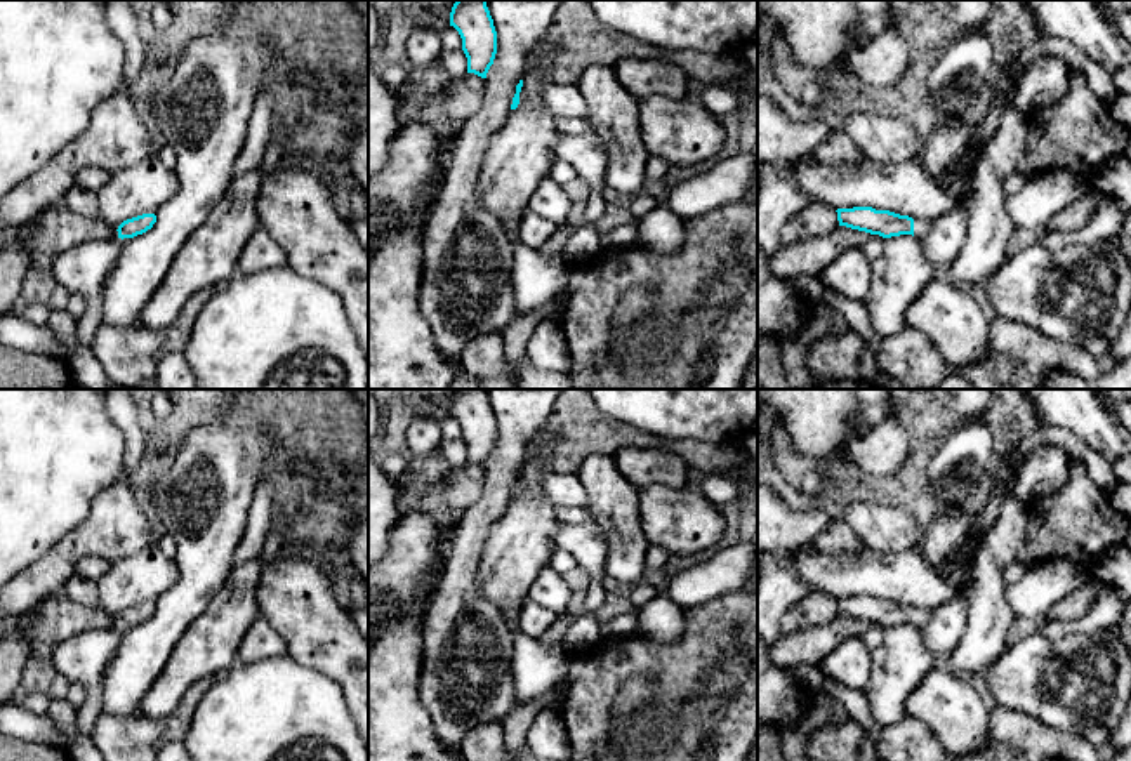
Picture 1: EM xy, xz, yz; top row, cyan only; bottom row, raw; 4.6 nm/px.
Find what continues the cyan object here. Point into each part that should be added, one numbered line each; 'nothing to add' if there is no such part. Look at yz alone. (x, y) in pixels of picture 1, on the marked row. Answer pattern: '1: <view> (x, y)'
1: yz (921, 228)

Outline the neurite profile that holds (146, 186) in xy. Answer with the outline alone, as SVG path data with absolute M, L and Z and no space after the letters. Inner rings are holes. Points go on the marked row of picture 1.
M156 155L116 170L97 191L99 219L111 228L142 214L156 214L179 189L179 177Z

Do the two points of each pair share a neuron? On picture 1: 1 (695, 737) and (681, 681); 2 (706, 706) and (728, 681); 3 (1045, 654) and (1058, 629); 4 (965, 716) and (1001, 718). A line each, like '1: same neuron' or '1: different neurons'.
1: same neuron
2: same neuron
3: different neurons
4: different neurons

